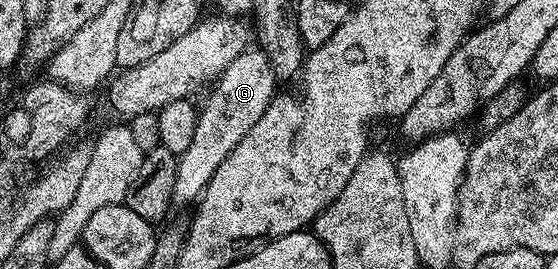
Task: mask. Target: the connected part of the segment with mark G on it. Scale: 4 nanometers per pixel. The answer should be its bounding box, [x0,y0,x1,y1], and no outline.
[171,50,276,209]

